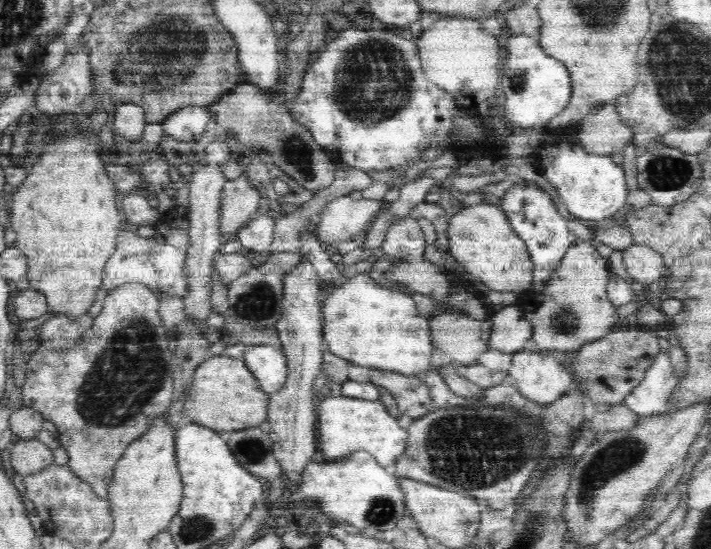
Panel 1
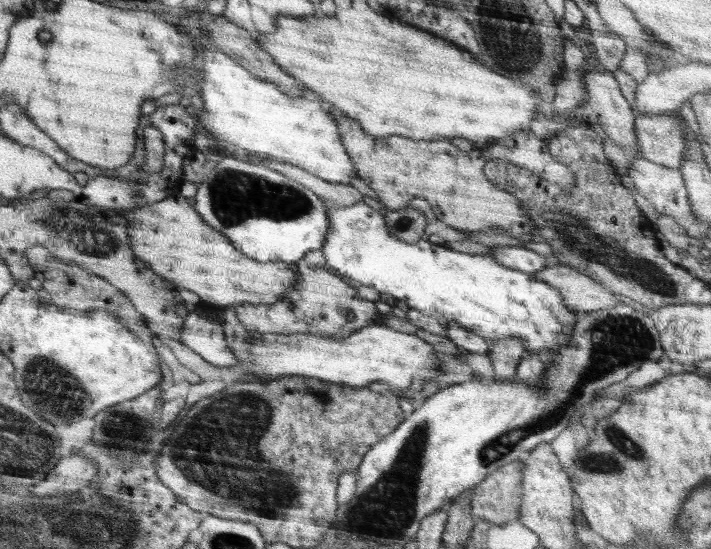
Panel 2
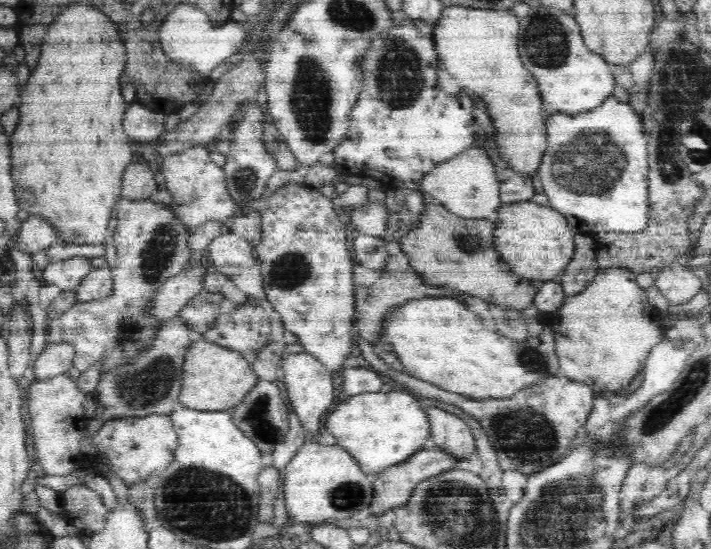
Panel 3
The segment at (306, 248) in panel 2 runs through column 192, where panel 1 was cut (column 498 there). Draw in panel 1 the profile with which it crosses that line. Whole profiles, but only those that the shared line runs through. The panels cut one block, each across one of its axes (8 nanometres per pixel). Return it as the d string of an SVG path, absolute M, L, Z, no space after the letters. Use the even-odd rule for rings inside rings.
M534 183L514 184L496 201L506 211L508 220L511 222L515 233L527 243L528 255L531 256L533 262L532 290L540 292L540 290L546 288L552 273L555 272L556 267L563 260L563 256L567 254L567 249L573 243L574 238L571 232L568 231L568 217L560 215L554 201L552 201L552 197L545 194Z

